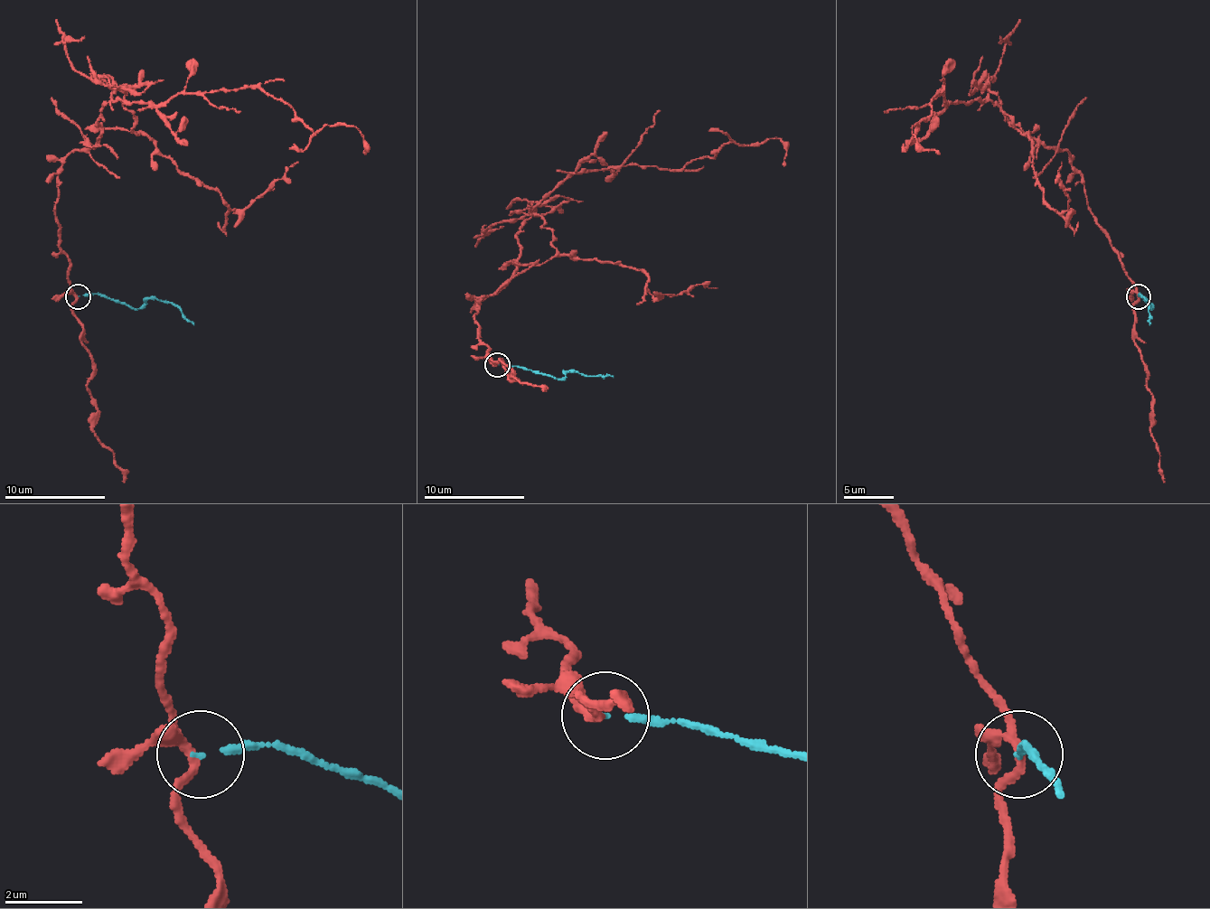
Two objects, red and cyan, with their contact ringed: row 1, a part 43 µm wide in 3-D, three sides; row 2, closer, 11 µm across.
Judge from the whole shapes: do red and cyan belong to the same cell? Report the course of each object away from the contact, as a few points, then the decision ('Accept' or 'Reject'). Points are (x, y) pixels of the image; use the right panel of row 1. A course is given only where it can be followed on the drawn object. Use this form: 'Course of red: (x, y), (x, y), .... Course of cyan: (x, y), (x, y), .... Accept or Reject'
Course of red: (1138, 295), (1064, 150), (987, 102), (946, 104), (942, 87), (932, 112), (911, 126), (939, 154). Course of cyan: (1138, 295), (1140, 293), (1152, 308), (1145, 298), (1150, 303), (1150, 325). Reject

